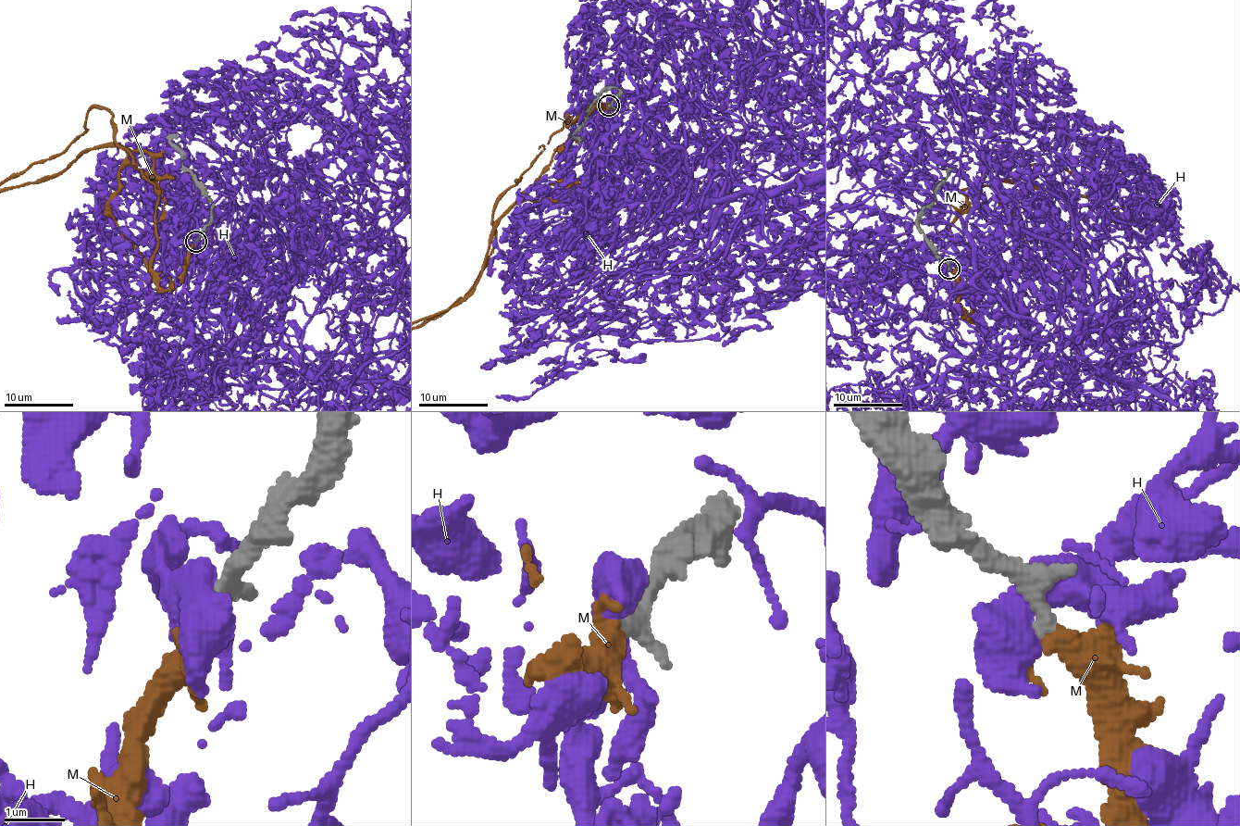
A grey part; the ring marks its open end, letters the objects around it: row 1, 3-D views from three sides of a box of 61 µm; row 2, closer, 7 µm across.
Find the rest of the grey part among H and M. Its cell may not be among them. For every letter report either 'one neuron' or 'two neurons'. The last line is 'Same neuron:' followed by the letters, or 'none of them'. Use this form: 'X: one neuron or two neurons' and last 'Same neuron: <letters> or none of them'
H: two neurons
M: one neuron
Same neuron: M

